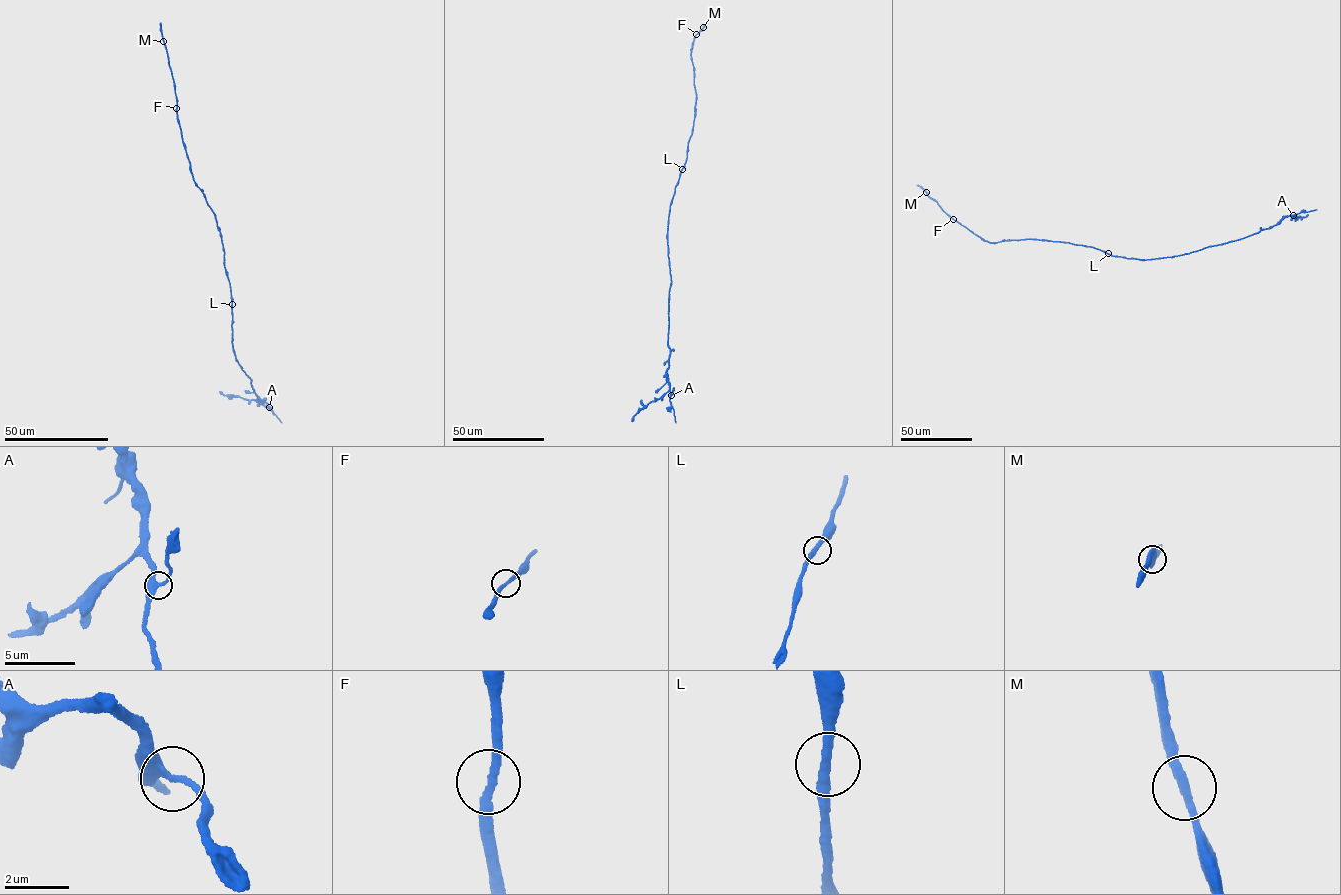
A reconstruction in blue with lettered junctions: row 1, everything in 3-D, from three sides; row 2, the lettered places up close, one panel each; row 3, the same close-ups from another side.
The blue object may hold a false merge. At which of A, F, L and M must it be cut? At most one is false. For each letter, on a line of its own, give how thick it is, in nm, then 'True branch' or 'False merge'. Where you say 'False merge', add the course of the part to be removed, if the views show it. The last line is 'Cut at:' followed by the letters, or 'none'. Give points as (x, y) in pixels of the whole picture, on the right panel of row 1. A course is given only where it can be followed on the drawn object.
A: Thickness 300 nm. True branch
F: Thickness 260 nm. True branch
L: Thickness 300 nm. True branch
M: Thickness 340 nm. True branch
Cut at: none

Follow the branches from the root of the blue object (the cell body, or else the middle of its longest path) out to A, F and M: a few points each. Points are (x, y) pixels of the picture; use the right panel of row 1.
A: (1108, 254), (1145, 260), (1189, 253), (1258, 233), (1293, 215)
F: (1108, 254), (1092, 247), (1030, 239), (989, 243), (953, 218)
M: (1108, 254), (1092, 247), (1030, 239), (989, 243), (953, 219), (926, 192)

